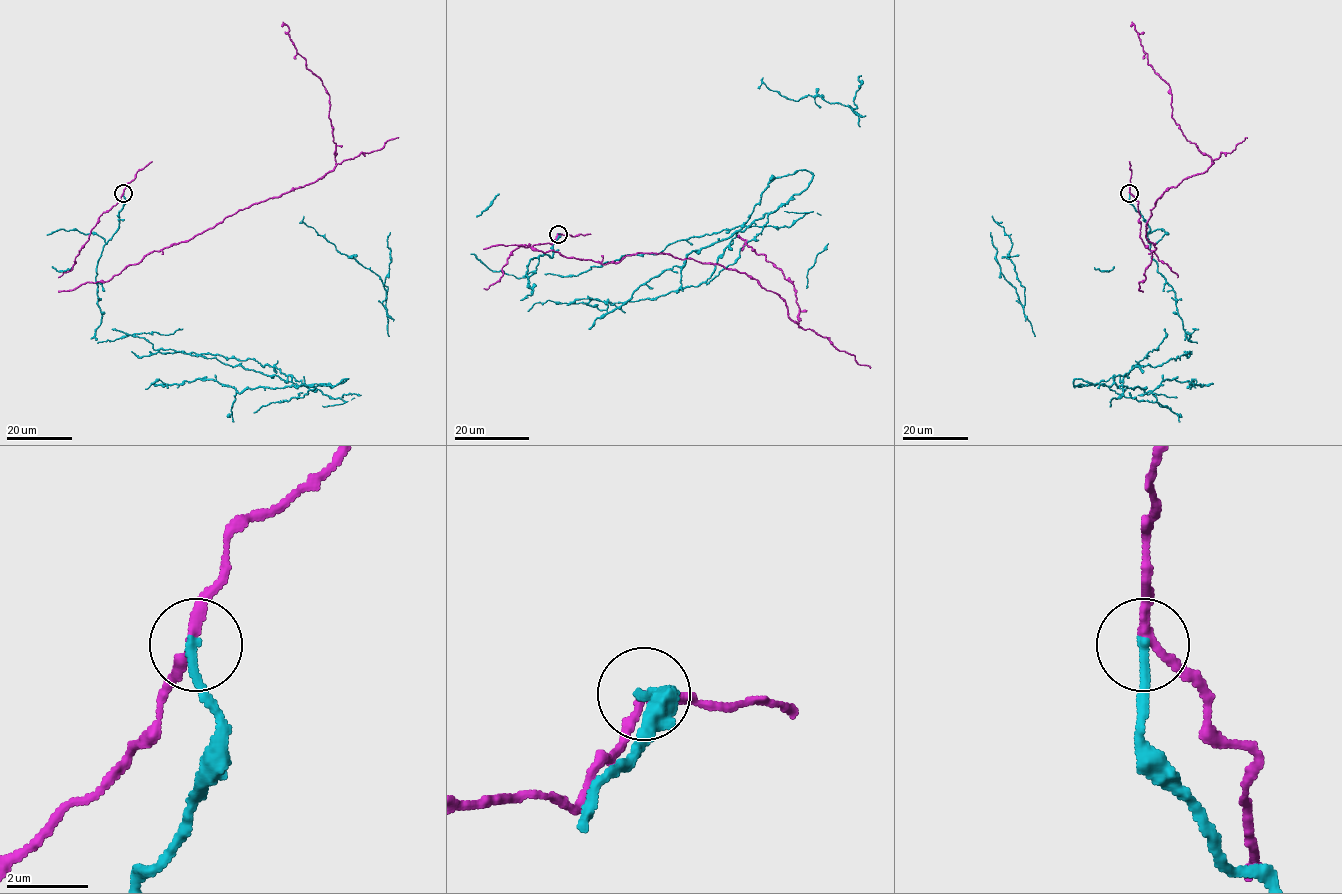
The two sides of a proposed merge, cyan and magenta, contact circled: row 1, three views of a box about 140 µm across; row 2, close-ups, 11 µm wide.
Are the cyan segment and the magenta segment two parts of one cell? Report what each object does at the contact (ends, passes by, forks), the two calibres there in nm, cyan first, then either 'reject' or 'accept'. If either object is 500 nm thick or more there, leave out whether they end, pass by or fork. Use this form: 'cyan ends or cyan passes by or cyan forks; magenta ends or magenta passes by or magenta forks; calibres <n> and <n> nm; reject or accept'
cyan ends; magenta passes by; calibres 260 and 240 nm; reject

